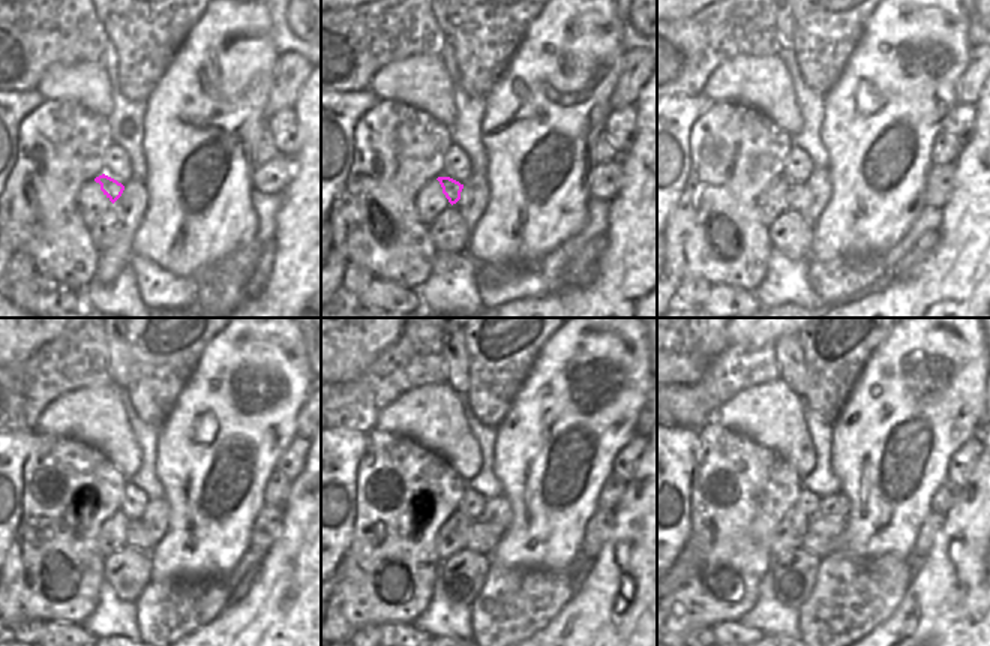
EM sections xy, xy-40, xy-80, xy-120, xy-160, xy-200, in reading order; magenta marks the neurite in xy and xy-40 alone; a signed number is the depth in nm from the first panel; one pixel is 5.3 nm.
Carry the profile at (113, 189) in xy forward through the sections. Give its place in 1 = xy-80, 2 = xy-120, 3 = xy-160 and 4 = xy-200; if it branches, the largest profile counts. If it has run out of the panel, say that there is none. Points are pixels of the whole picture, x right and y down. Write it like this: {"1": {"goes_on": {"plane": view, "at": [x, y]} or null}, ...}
{"1": {"goes_on": {"plane": "xy-80", "at": [798, 195]}}, "2": {"goes_on": {"plane": "xy-120", "at": [138, 537]}}, "3": {"goes_on": {"plane": "xy-160", "at": [482, 537]}}, "4": {"goes_on": {"plane": "xy-200", "at": [825, 534]}}}

